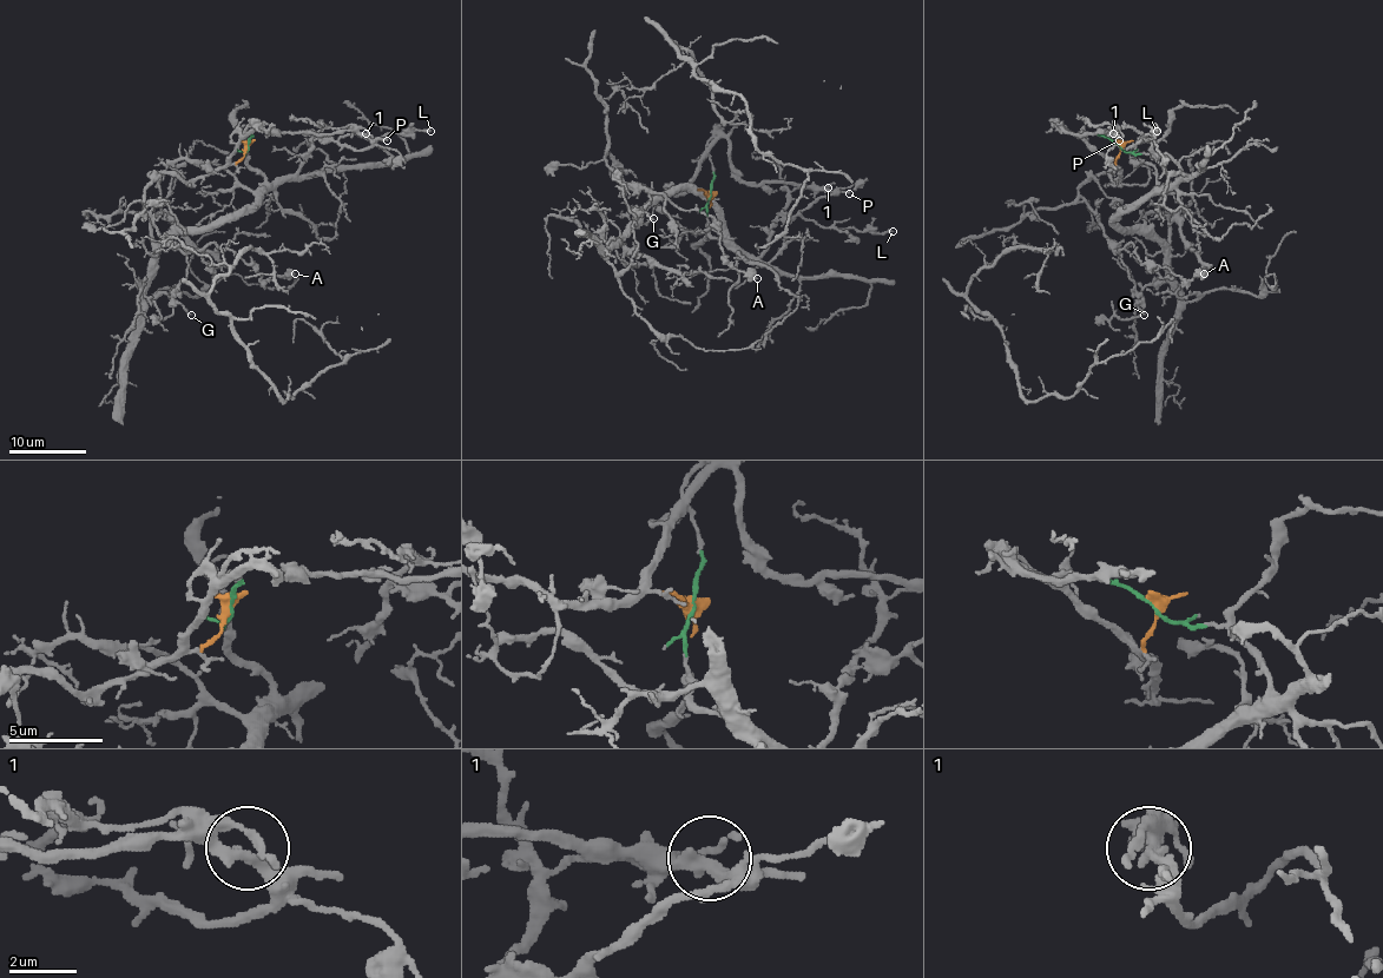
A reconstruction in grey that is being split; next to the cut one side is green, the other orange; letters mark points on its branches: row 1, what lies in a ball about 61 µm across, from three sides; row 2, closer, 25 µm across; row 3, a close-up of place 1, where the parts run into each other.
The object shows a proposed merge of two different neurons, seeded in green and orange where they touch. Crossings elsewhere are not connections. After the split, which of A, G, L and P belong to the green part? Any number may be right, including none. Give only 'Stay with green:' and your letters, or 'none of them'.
Stay with green: none of them

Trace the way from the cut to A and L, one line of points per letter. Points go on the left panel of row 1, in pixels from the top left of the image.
A: (248, 145), (234, 164), (195, 179), (151, 173), (143, 206), (184, 251), (215, 243), (263, 279), (296, 275)
L: (248, 145), (232, 164), (263, 129), (356, 131), (371, 145), (351, 150), (344, 134), (432, 131)

